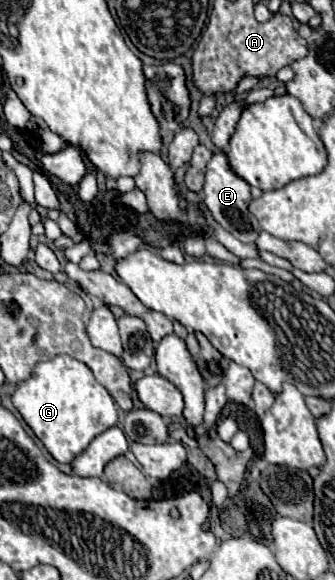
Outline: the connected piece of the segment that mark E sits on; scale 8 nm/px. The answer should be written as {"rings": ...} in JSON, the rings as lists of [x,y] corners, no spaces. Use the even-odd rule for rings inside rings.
{"rings":[[[223,152],[213,154],[213,158],[207,164],[207,172],[205,172],[205,186],[203,186],[203,204],[211,210],[213,218],[227,230],[231,232],[237,240],[245,242],[245,244],[255,244],[255,240],[261,234],[259,228],[259,220],[255,220],[255,216],[251,216],[249,212],[249,204],[251,204],[251,188],[245,180],[241,180],[229,166],[227,158]]]}

